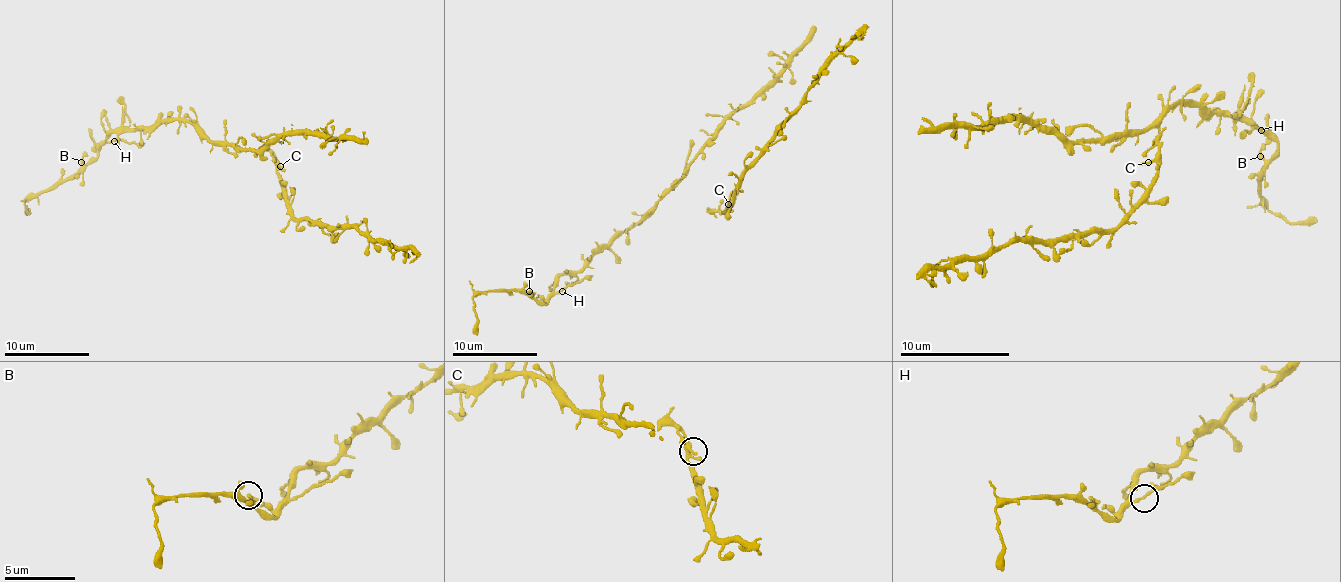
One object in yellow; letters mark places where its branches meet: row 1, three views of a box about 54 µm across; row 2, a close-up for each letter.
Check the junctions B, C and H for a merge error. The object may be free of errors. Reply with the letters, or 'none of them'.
H

